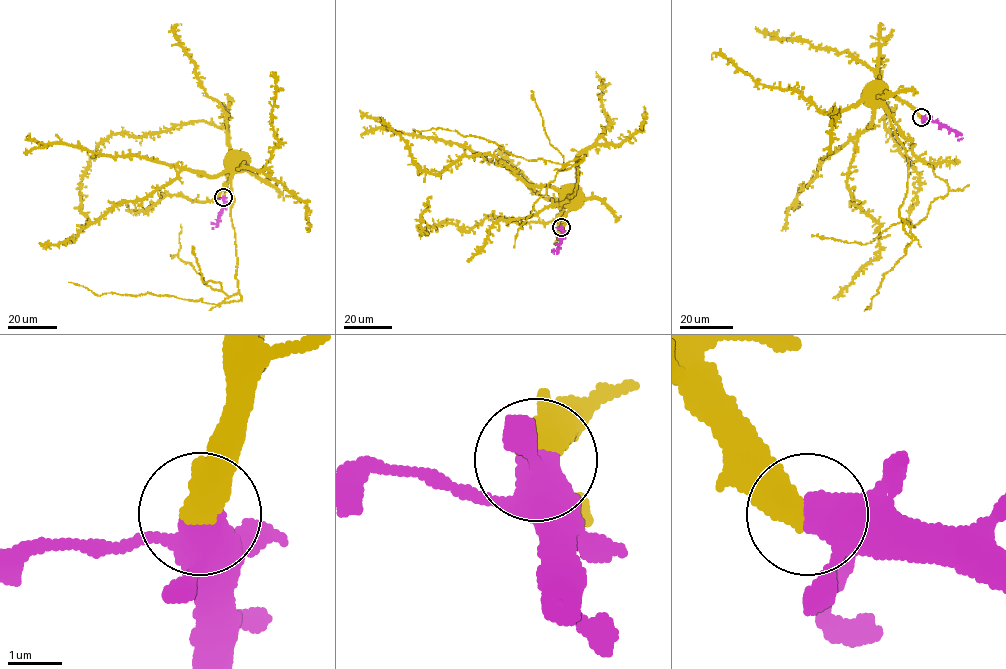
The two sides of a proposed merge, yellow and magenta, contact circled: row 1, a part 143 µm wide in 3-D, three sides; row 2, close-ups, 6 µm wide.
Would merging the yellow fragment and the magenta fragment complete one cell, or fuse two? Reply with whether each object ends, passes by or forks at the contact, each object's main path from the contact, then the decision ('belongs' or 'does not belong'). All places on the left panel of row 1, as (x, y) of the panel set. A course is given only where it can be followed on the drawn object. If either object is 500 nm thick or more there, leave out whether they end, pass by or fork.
course yellow (223, 196), (233, 167), (230, 217), (238, 290), (221, 303), (148, 293), (96, 295), (69, 281); course magenta (223, 196), (223, 208), (216, 227), (212, 228); belongs

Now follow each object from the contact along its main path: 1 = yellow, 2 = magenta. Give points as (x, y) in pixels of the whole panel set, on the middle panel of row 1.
1: (561, 227), (579, 159), (572, 165), (528, 160), (480, 137), (440, 128), (413, 129)
2: (561, 227), (562, 239), (558, 253), (554, 254), (553, 249)

